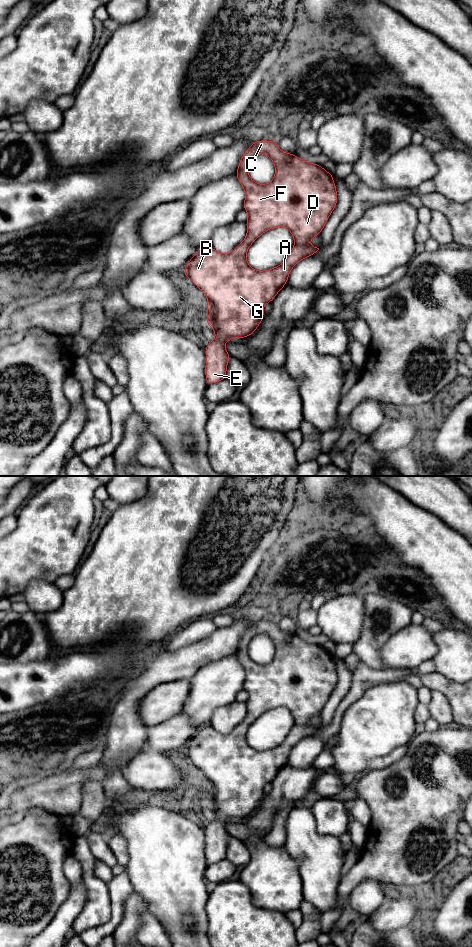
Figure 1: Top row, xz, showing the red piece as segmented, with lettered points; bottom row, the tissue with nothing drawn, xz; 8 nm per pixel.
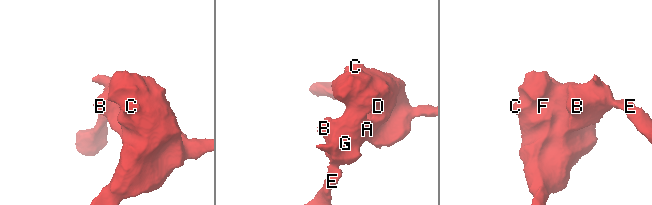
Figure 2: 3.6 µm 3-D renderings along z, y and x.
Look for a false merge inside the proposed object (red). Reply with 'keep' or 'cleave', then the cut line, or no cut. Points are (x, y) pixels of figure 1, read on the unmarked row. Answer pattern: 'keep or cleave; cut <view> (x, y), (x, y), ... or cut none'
keep; cut none

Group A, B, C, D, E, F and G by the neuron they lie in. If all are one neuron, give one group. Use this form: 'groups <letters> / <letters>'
groups A B C D E F G

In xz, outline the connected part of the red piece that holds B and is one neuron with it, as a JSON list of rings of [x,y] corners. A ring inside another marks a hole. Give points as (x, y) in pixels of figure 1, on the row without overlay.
[[[277,620],[254,621],[243,633],[236,657],[245,670],[243,689],[248,693],[245,702],[246,717],[228,734],[222,734],[209,725],[201,727],[188,741],[183,751],[184,755],[207,776],[205,788],[208,790],[208,796],[205,803],[216,815],[205,827],[207,866],[226,859],[227,844],[231,835],[226,831],[224,823],[232,818],[249,817],[264,798],[264,785],[271,783],[286,765],[292,748],[319,730],[309,722],[314,716],[321,714],[338,682],[334,656],[319,644],[309,643],[295,634],[281,631]],[[258,634],[267,634],[274,643],[275,655],[268,664],[258,664],[248,654],[248,645]],[[278,707],[285,707],[291,712],[295,721],[292,730],[277,747],[264,751],[253,749],[247,743],[248,728],[263,713]]]

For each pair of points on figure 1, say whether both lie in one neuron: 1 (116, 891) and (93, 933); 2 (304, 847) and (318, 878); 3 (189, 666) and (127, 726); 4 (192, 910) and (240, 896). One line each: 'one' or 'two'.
1: one
2: one
3: one
4: two

